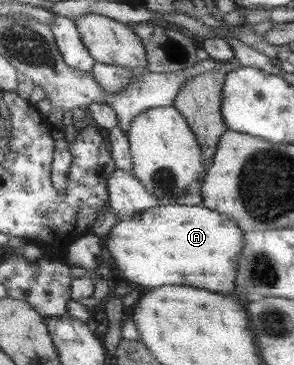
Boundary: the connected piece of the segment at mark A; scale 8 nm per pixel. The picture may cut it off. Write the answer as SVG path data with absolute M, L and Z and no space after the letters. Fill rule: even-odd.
M181 203L161 204L148 211L135 214L132 219L117 220L104 238L106 256L126 281L144 285L144 287L162 287L162 285L192 285L204 287L208 291L216 291L222 295L230 295L236 291L236 279L240 269L240 253L244 242L243 229L235 219L228 219L227 215L214 211L204 205L187 206Z

